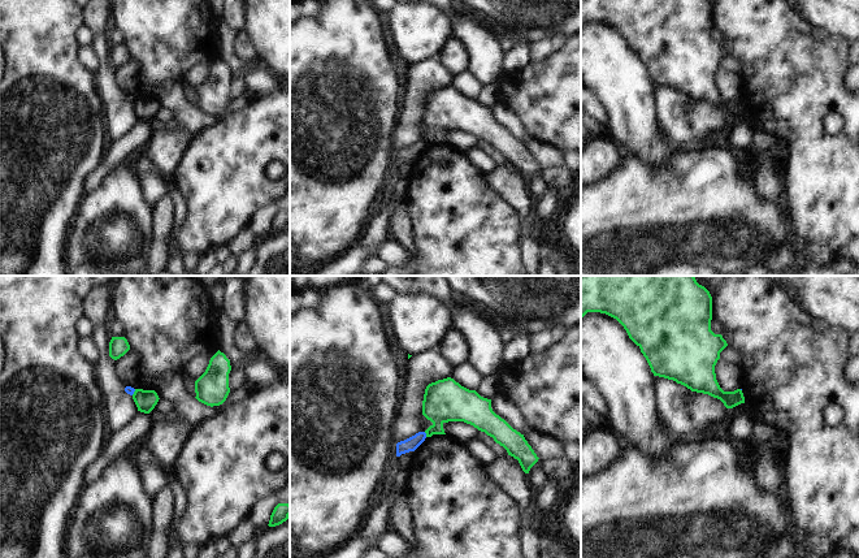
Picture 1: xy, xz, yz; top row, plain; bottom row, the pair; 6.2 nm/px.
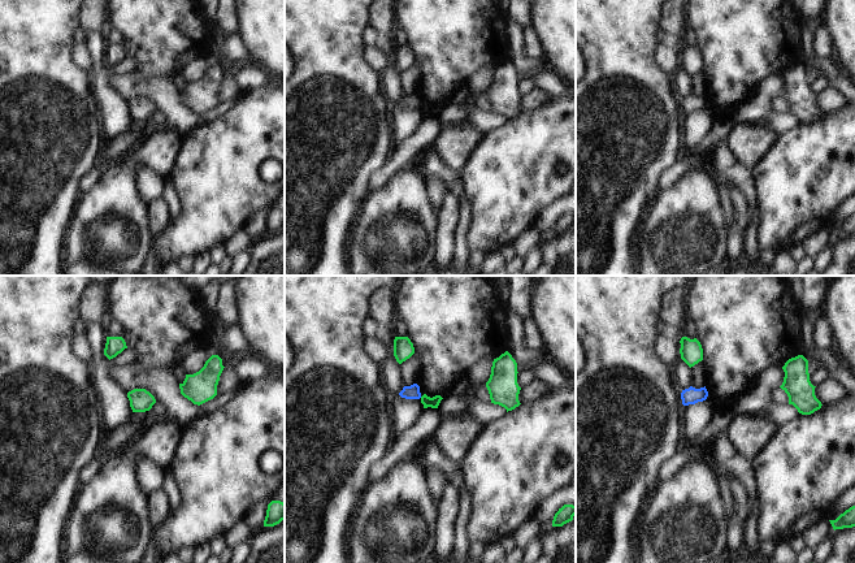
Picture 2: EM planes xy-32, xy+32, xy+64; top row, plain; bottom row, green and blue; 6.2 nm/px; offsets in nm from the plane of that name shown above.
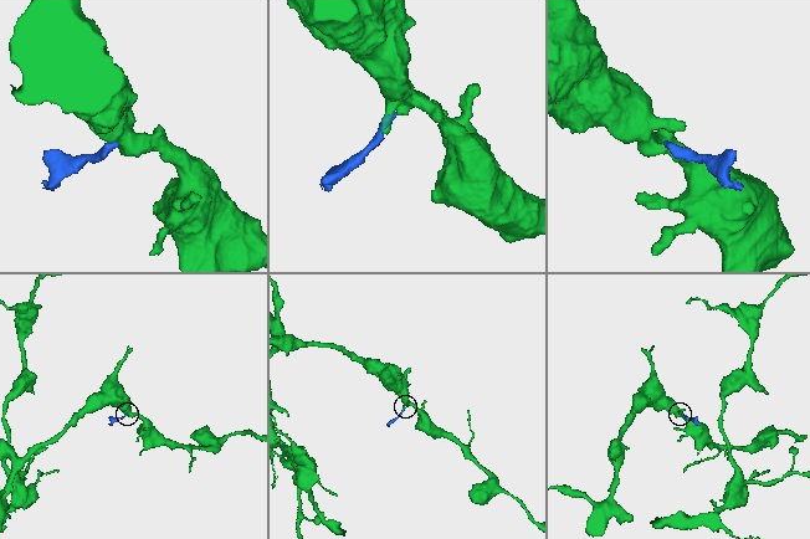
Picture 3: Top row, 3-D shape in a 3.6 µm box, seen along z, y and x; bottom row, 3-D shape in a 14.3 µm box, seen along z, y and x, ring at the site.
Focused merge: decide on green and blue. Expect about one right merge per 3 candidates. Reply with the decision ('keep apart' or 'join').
keep apart

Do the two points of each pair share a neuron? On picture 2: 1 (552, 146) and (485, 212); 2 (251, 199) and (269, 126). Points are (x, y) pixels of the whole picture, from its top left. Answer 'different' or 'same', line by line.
1: same
2: same

